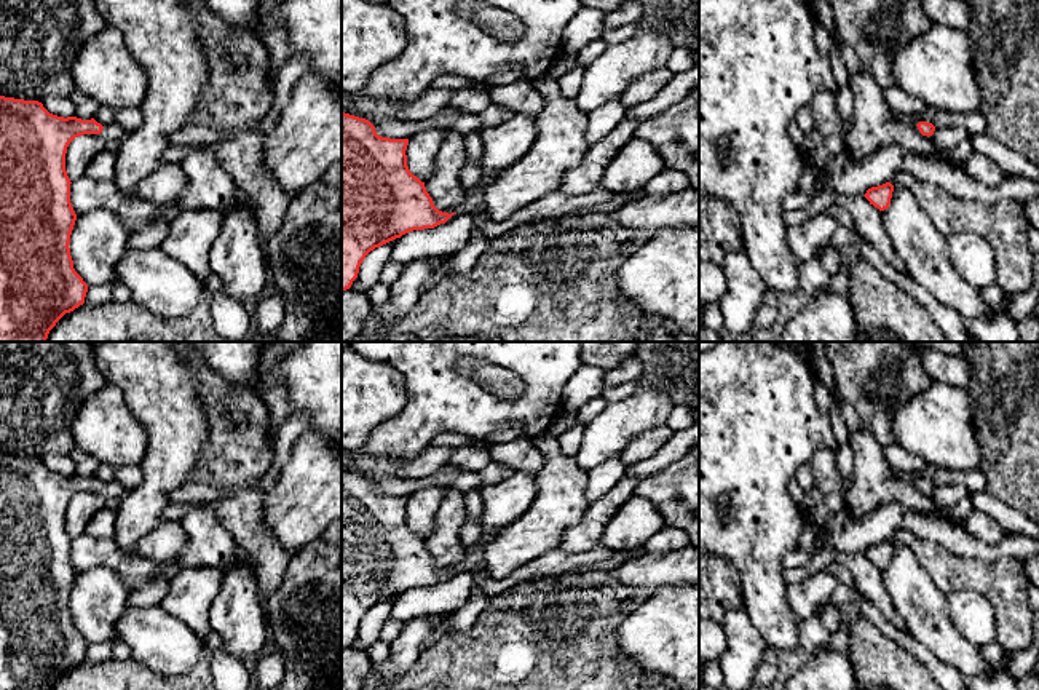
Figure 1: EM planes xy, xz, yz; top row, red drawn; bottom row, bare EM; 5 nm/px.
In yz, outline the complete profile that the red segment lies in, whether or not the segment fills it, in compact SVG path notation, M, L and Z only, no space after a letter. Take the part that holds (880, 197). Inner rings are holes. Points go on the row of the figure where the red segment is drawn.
M886 182L883 185L868 188L863 196L870 201L870 204L879 211L884 211L891 204L892 192L894 185L891 182Z

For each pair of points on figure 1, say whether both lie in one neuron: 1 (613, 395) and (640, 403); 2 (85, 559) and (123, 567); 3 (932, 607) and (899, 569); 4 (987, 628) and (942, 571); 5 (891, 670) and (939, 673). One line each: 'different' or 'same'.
1: different
2: same
3: same
4: different
5: different

